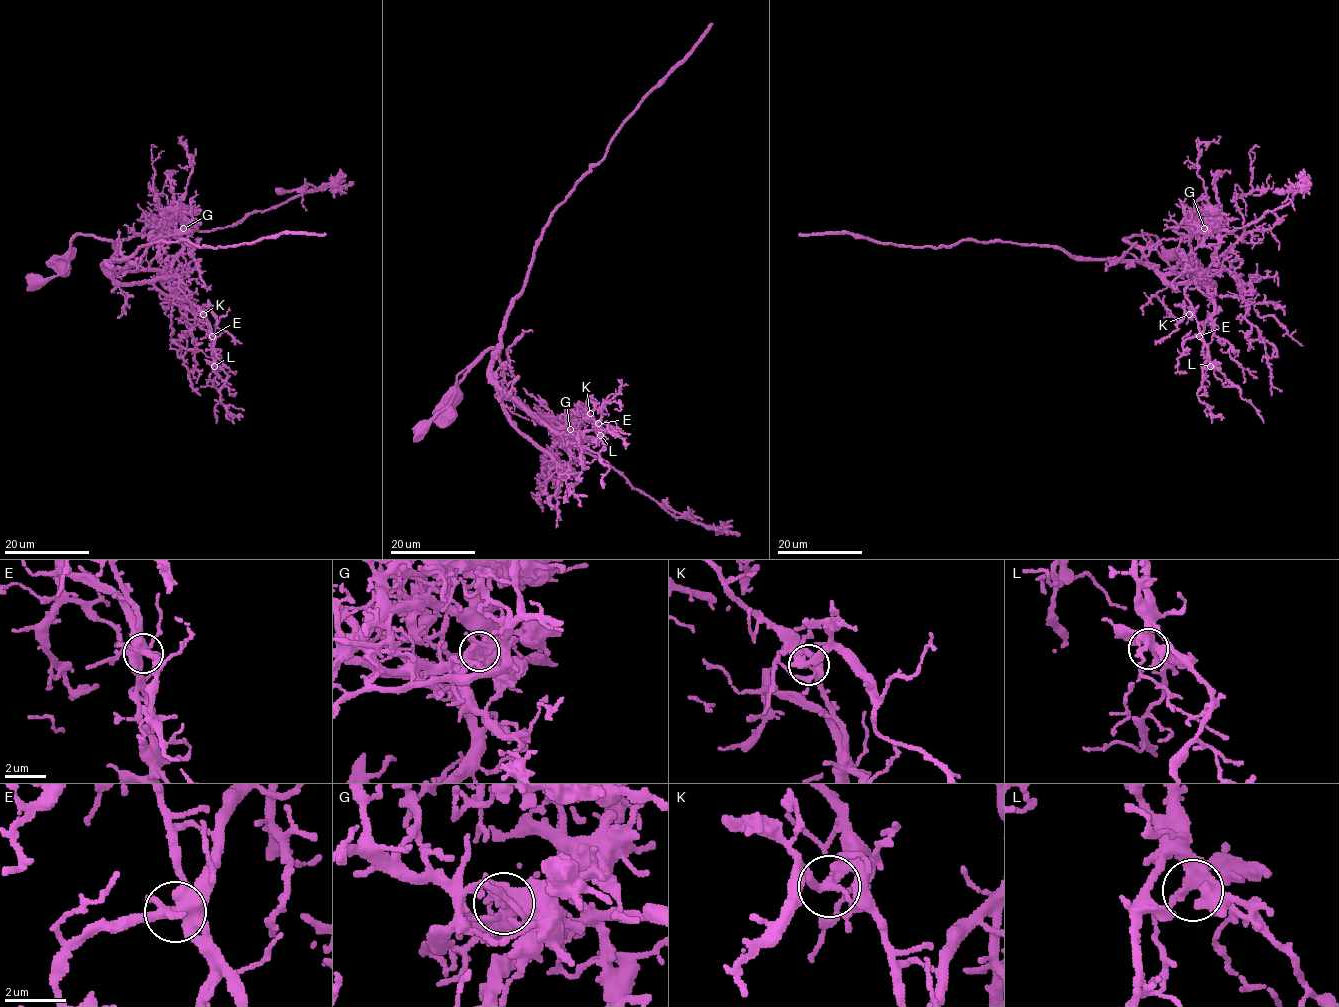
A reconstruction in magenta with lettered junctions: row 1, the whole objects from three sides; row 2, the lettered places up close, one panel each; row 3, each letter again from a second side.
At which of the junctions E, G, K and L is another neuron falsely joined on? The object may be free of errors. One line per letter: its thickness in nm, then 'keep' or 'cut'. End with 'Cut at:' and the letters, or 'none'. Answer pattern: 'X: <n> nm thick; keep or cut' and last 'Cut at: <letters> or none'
E: 480 nm thick; keep
G: 420 nm thick; cut
K: 300 nm thick; keep
L: 380 nm thick; keep
Cut at: G

